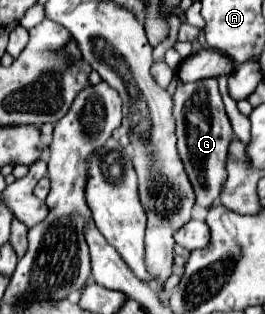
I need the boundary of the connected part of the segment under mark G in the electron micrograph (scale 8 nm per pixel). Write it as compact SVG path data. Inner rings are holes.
M214 78L184 82L178 80L174 100L174 118L176 118L176 138L178 138L178 154L184 162L184 170L192 182L196 204L202 208L212 208L218 202L220 190L224 188L224 178L228 176L224 170L224 162L228 158L228 142L232 142L234 132L230 120L224 112L224 104L218 92L218 82Z

